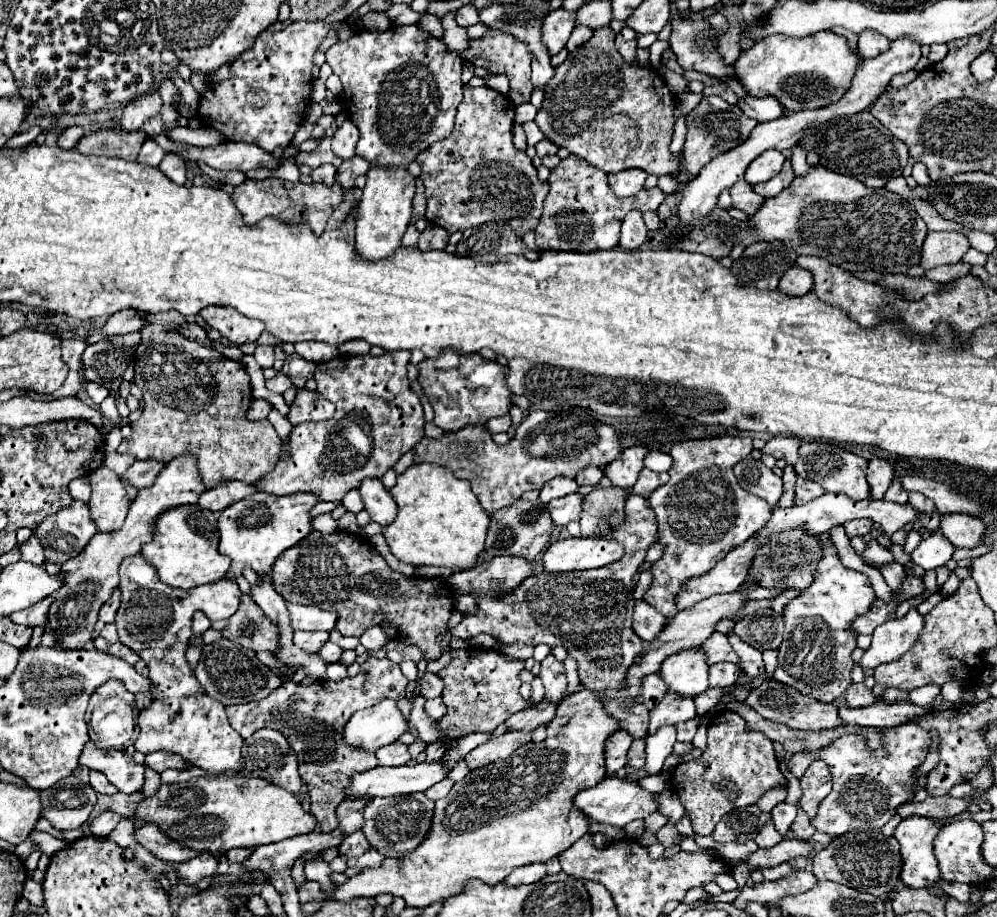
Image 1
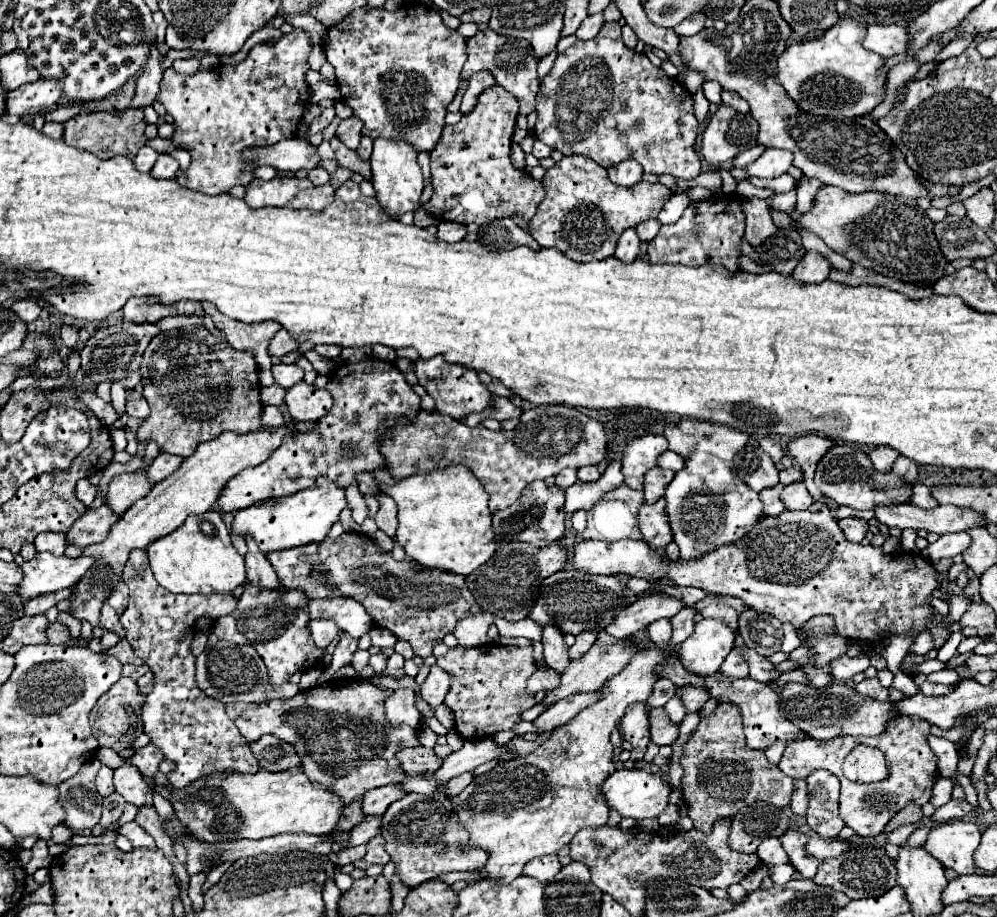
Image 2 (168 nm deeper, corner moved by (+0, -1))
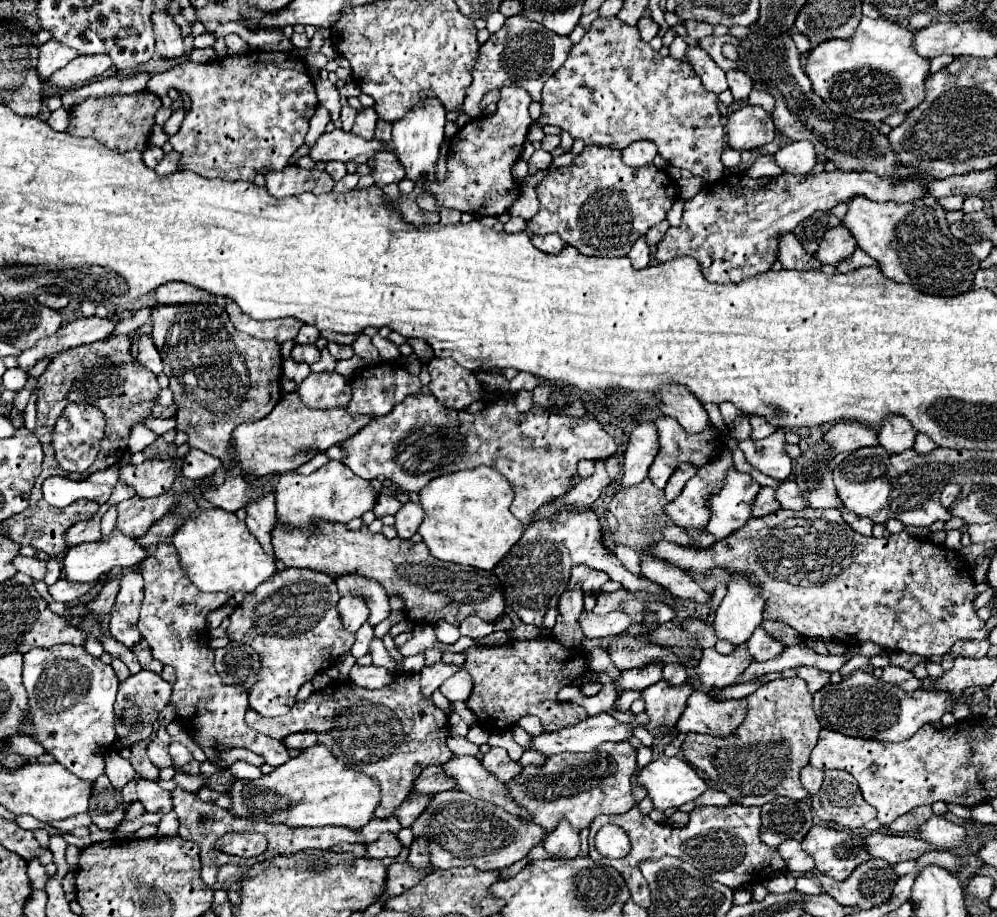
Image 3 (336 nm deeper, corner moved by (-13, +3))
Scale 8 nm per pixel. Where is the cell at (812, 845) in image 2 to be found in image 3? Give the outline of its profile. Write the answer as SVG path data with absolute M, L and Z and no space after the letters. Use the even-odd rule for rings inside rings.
M872 832L870 836L866 836L866 848L870 848L870 854L874 858L882 858L888 864L916 860L928 850L942 850L916 836L892 836L884 832Z

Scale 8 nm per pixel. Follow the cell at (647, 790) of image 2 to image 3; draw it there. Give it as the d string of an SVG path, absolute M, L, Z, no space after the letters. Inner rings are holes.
M658 758L638 772L638 782L648 790L654 808L678 808L696 800L708 784L704 778L682 758Z

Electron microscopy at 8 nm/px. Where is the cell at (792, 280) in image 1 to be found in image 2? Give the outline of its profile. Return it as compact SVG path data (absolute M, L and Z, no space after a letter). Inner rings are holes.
M807 252L805 258L799 262L799 266L793 270L791 278L801 284L821 284L827 280L831 272L831 264L817 252Z

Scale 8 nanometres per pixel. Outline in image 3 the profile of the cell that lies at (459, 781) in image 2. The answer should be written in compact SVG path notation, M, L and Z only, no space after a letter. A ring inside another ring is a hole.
M492 748L488 754L484 754L482 766L494 776L498 776L498 780L502 782L510 782L522 772L522 766L518 762L512 762L504 748Z

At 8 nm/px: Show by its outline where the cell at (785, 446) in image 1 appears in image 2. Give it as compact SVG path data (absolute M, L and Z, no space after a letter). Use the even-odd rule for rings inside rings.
M817 434L793 438L793 440L787 444L787 448L791 448L791 458L793 458L793 462L798 462L799 465L801 465L801 470L803 470L804 475L804 484L811 496L820 501L827 499L827 506L831 513L835 513L839 505L819 491L814 483L814 473L819 458L821 458L831 446L833 446L831 440L825 440L823 436L817 436Z

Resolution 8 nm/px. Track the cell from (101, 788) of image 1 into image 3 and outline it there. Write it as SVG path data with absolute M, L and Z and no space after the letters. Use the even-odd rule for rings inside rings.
M112 750L106 752L104 758L106 758L106 776L110 778L110 782L116 790L122 790L130 780L134 780L136 772L128 760L124 760L122 756L118 756Z

